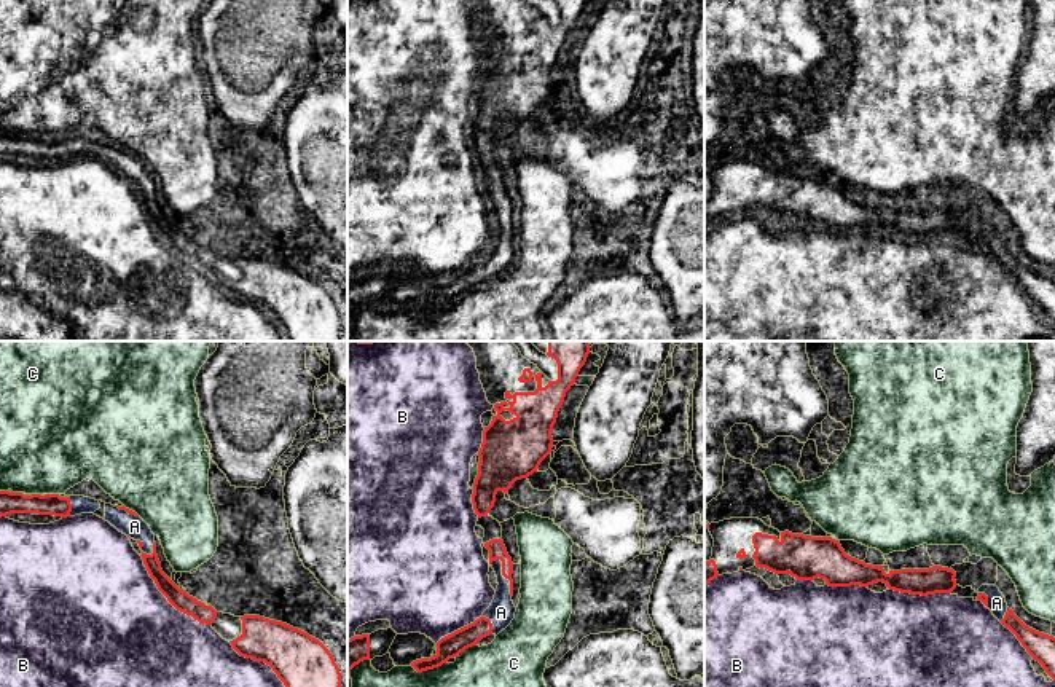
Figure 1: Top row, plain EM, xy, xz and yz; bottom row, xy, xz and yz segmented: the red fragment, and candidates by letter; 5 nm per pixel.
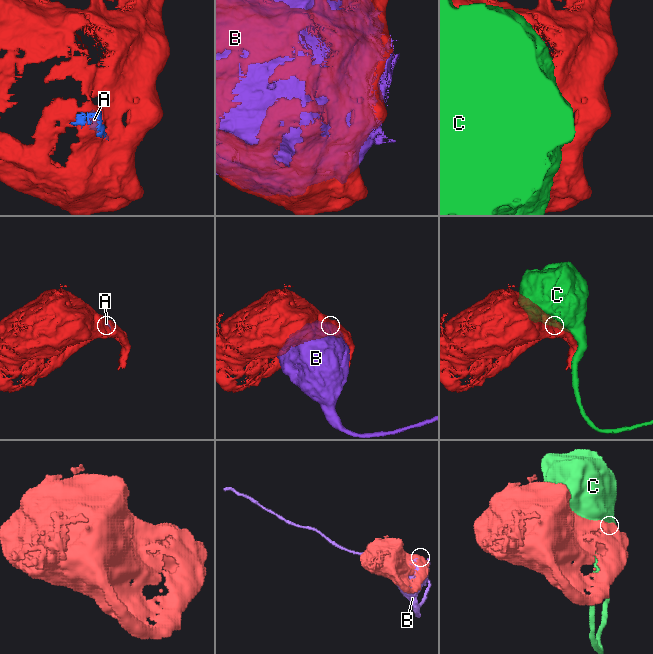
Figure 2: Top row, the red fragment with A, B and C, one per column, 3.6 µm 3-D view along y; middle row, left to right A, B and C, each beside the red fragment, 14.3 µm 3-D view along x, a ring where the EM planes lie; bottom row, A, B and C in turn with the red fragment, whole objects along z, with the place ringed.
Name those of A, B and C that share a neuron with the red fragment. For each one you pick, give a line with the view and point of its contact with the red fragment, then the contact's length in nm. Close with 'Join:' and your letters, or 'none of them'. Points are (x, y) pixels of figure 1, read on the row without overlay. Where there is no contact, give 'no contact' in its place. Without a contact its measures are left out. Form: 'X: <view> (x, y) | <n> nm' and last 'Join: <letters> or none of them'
A: xz (504, 219) | 200 nm
Join: A

